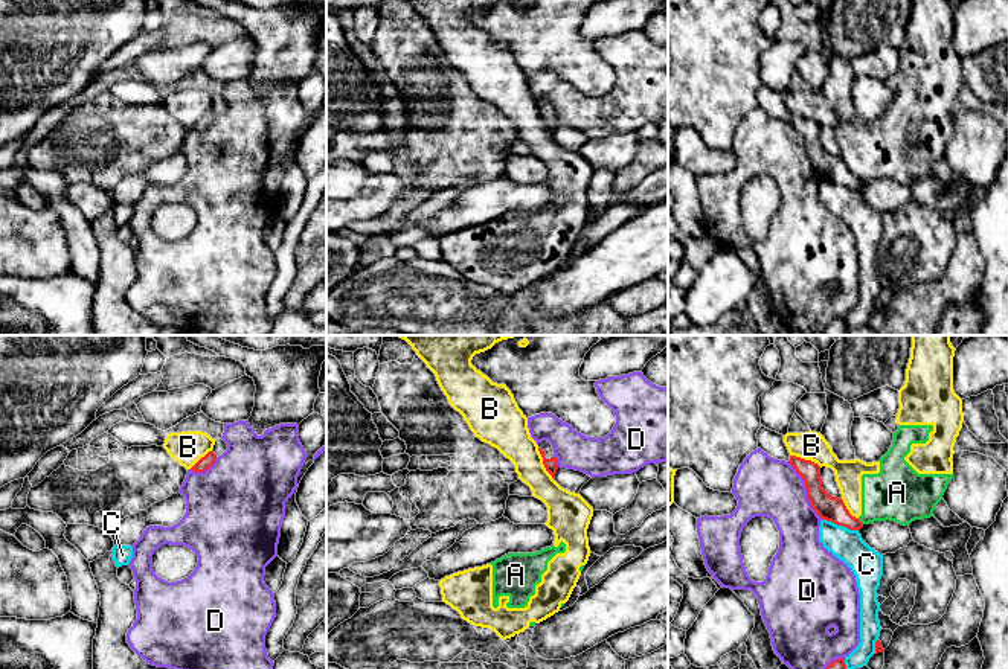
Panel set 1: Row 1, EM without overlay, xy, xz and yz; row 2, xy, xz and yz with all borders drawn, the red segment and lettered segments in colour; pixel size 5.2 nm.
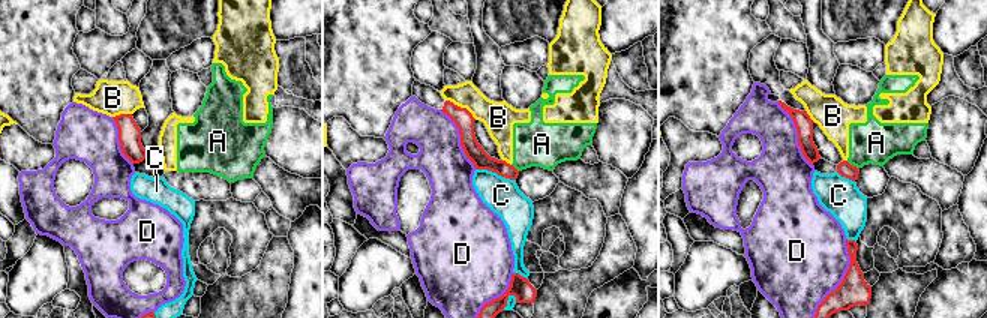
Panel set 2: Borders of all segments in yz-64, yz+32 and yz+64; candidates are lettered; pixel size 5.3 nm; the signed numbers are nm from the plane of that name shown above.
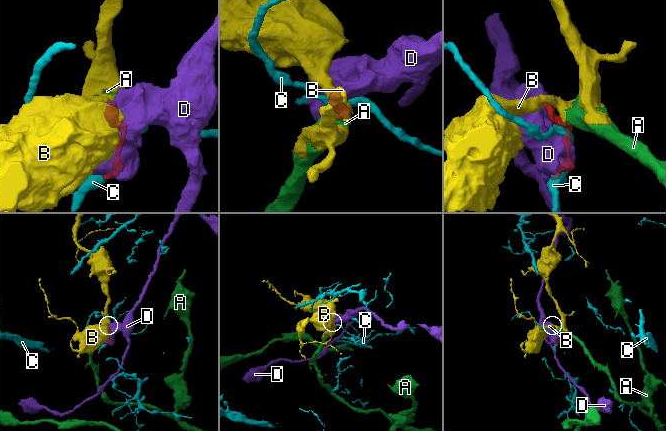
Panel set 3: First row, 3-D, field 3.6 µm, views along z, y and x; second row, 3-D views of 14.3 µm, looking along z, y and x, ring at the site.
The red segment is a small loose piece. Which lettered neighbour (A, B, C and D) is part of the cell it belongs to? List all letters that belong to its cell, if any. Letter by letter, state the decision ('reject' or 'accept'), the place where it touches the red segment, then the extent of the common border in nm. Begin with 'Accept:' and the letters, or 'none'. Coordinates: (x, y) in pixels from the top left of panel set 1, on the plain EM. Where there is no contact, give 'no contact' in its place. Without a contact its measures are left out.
Accept: none
A: reject | yz (859, 179) | 50 nm
B: reject | xz (543, 122) | 200 nm
C: reject | yz (841, 183) | 200 nm
D: reject | yz (807, 150) | 360 nm

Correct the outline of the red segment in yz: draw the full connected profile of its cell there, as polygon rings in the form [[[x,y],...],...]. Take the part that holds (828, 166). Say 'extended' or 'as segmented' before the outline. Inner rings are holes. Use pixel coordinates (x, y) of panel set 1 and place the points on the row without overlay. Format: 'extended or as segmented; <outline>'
extended; [[[761,84],[756,91],[758,107],[770,116],[788,120],[804,137],[807,157],[822,178],[843,184],[849,189],[860,189],[863,181],[852,175],[842,157],[831,155],[822,146],[820,125],[811,119],[791,114],[784,102],[784,94]]]

